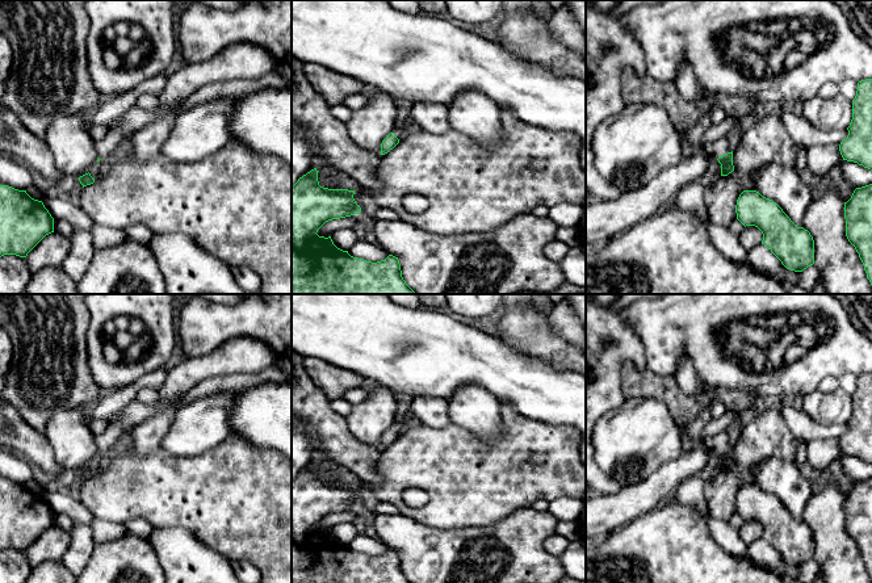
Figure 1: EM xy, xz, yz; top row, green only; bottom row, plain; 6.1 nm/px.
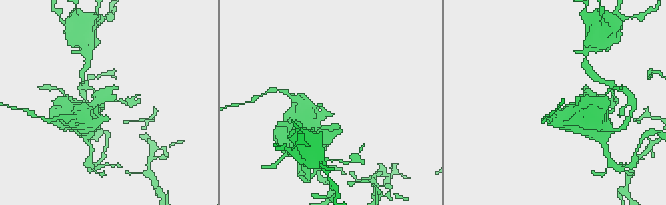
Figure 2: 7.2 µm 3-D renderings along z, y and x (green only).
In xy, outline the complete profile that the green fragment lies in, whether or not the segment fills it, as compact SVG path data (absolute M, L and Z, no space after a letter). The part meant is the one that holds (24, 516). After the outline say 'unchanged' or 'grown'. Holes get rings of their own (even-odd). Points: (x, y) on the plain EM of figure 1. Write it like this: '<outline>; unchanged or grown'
M0 479L0 551L26 551L51 527L54 512L42 495L32 492L26 485Z; unchanged

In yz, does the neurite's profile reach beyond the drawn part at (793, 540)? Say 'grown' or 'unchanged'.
unchanged

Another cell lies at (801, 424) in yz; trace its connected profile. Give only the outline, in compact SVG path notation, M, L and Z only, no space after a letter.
M784 406L780 410L791 431L806 444L813 440L840 439L847 432L848 424L821 424L813 420L804 411L797 411L793 406Z

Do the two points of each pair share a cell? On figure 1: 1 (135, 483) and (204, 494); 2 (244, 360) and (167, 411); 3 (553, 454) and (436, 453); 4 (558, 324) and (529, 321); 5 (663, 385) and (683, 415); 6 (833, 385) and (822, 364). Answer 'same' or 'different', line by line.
1: same
2: same
3: same
4: different
5: same
6: different

